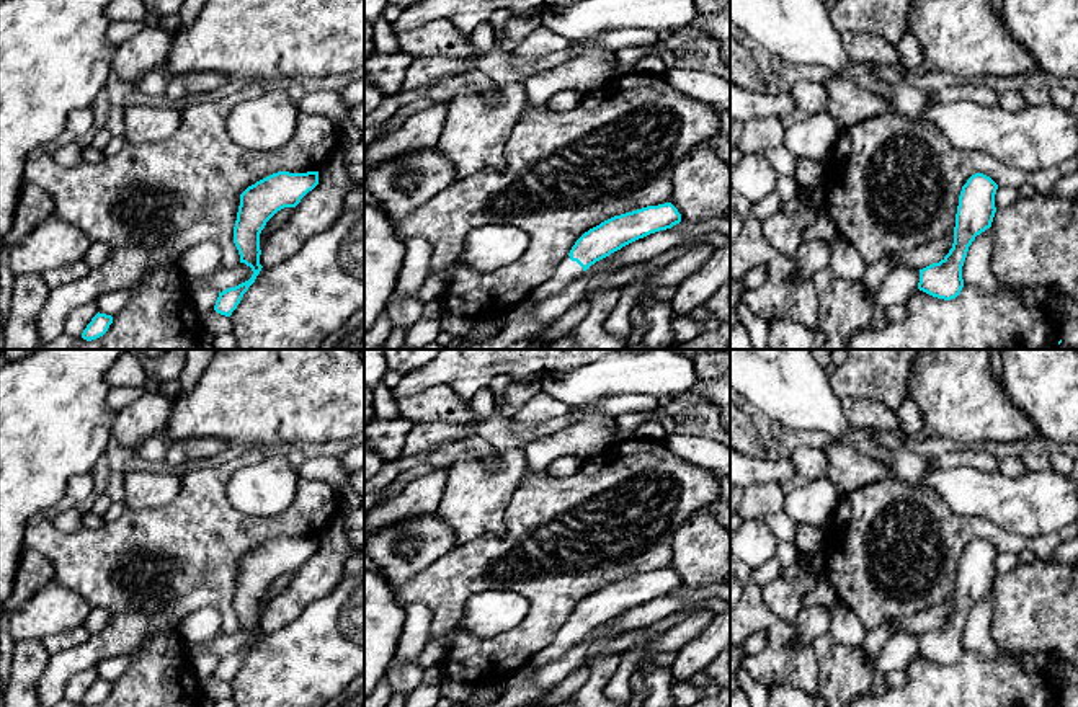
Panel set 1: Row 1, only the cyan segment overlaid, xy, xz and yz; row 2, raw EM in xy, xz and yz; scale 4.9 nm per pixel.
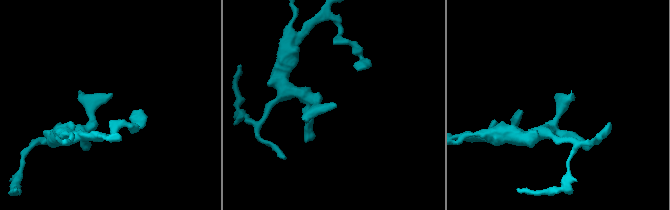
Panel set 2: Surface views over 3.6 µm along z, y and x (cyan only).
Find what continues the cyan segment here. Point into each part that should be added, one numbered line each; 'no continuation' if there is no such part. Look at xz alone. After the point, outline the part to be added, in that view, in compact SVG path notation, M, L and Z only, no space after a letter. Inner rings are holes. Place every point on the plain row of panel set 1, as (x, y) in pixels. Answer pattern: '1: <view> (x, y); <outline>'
1: xz (567, 637); M567 620L554 640L529 660L529 665L534 668L550 665L560 660L568 650L580 645L583 638L583 634Z

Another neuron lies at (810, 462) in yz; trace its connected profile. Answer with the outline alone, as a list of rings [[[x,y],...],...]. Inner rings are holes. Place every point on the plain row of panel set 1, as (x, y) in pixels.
[[[802,446],[797,447],[789,459],[795,465],[795,472],[807,482],[825,477],[828,472],[828,459],[823,449]]]

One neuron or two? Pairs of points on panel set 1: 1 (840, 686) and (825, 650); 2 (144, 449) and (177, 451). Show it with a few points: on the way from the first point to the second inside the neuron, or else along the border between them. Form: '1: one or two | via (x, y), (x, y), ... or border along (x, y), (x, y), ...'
1: one | via (840, 678), (840, 665), (833, 658)
2: two | border along (169, 441), (164, 459)

